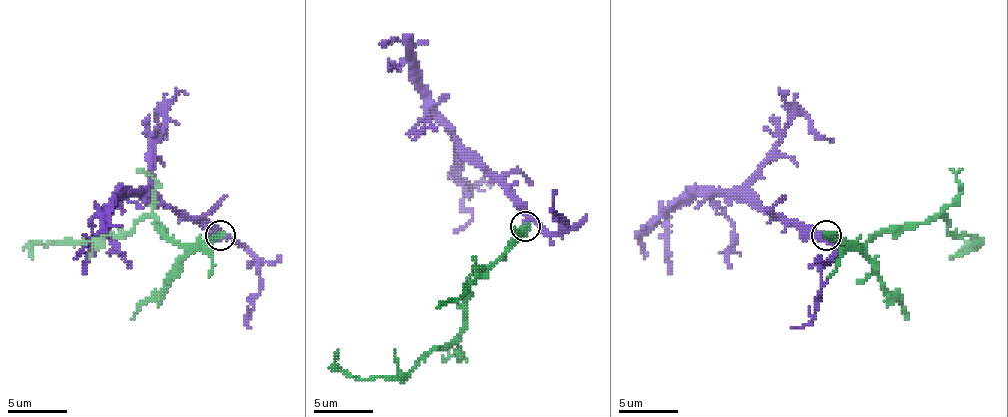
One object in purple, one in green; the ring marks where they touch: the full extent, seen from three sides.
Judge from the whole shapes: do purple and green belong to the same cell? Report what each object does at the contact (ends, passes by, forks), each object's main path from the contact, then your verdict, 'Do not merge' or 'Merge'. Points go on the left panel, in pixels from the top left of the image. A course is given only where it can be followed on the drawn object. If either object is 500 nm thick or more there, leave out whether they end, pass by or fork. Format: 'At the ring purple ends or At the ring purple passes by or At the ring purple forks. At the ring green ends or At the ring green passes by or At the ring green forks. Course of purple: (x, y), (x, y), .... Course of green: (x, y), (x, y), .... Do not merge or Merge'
At the ring purple passes by. At the ring green ends. Course of purple: (221, 235), (215, 235), (137, 196), (116, 199), (92, 220), (92, 253), (83, 274). Course of green: (221, 235), (176, 244), (149, 214), (125, 232), (101, 238), (50, 241), (29, 250), (32, 259). Merge

